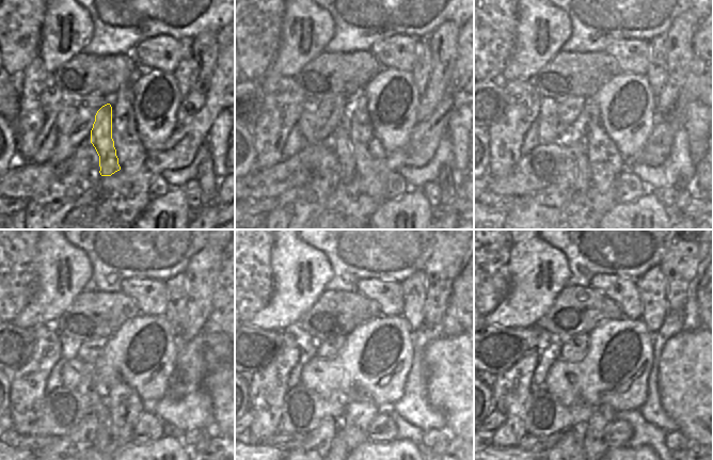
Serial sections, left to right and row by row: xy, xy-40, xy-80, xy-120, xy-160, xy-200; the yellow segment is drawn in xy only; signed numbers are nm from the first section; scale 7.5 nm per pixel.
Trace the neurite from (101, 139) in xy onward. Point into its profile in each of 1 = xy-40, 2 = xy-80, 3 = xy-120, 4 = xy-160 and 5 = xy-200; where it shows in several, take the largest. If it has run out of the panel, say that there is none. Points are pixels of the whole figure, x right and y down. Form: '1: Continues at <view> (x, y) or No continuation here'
1: Continues at xy-40 (339, 141)
2: Continues at xy-80 (583, 178)
3: Continues at xy-120 (103, 437)
4: Continues at xy-160 (338, 446)
5: Continues at xy-200 (580, 446)

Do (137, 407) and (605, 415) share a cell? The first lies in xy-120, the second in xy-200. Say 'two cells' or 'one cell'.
one cell

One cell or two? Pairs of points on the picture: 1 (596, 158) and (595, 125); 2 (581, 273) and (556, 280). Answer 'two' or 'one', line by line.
1: one
2: two

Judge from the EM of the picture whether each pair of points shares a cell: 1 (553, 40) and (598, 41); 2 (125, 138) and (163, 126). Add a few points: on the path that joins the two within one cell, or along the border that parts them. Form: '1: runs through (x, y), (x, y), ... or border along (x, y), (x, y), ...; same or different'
1: border along (567, 14), (570, 20), (570, 36), (560, 49); different
2: border along (132, 109), (137, 133), (146, 152); different

